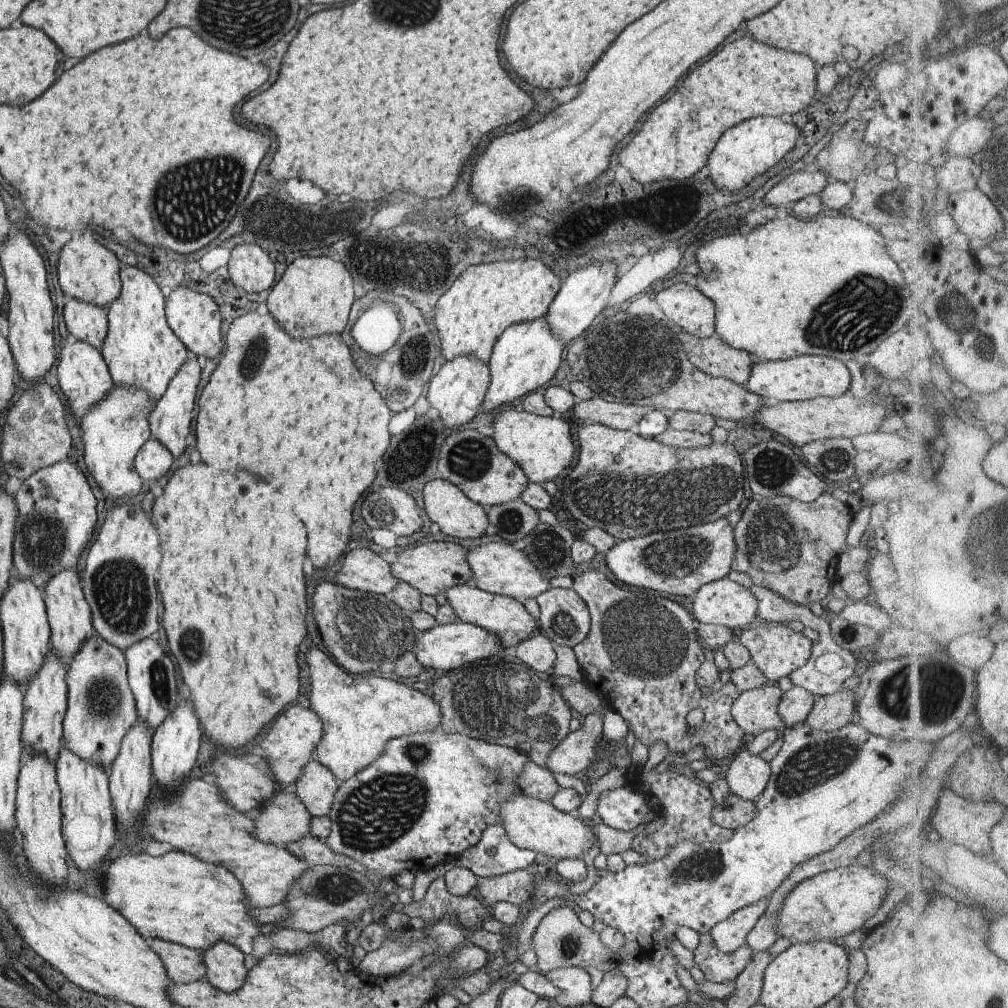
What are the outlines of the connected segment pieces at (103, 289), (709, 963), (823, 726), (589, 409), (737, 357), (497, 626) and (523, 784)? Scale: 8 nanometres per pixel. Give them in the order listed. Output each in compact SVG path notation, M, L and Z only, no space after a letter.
M79 236L66 242L59 252L57 282L61 292L78 301L107 310L108 306L119 296L120 271L118 259L99 246L91 236Z
M703 933L698 936L698 944L692 950L692 954L694 966L701 970L704 980L707 980L707 982L717 982L717 984L733 982L752 958L752 950L745 944L736 948L733 952L721 952L715 946L715 943L712 942L709 933Z
M841 688L830 695L816 697L804 723L808 727L811 727L813 731L829 732L843 728L843 726L852 720L855 702L854 690L851 689L847 690Z
M599 398L577 401L572 409L579 420L585 420L585 424L597 423L620 431L634 429L640 418L653 410L646 405L619 404Z
M717 333L705 338L683 334L687 360L699 371L712 377L725 377L745 384L750 373L749 353L724 343Z
M473 584L457 585L448 588L444 592L446 603L453 609L457 620L462 623L469 623L481 628L496 636L502 647L510 647L519 644L533 632L538 631L533 617L525 611L525 608L518 600L507 595L496 595L482 591Z
M529 761L524 771L516 780L521 794L532 799L547 801L559 790L558 784L555 782L552 774L543 767Z

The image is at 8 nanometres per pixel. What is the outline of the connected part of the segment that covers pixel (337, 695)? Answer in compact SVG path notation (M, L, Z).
M315 649L305 654L305 662L311 686L309 708L322 724L322 737L312 758L327 767L337 782L350 779L370 765L391 739L440 728L440 706L413 687L371 674L348 673L322 651Z

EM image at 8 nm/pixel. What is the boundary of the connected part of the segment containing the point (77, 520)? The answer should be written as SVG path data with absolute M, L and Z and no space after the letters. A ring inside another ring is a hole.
M65 460L39 469L25 479L13 496L18 516L13 540L12 576L44 586L58 572L75 569L95 528L95 498L85 476L73 461Z

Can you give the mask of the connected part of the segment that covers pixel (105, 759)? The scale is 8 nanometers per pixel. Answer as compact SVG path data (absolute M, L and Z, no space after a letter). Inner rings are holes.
M93 633L83 642L75 656L72 656L67 667L66 683L68 691L66 718L63 719L64 745L75 753L77 758L97 765L107 773L112 760L117 756L123 735L137 722L133 695L126 679L124 654Z

